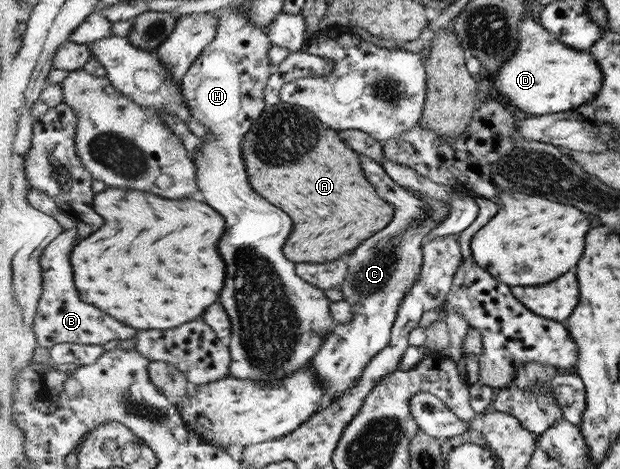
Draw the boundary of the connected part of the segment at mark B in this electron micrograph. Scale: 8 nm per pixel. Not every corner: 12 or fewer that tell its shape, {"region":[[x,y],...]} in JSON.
{"region":[[63,232],[42,256],[35,332],[44,354],[73,342],[128,340],[138,328],[82,300]]}

